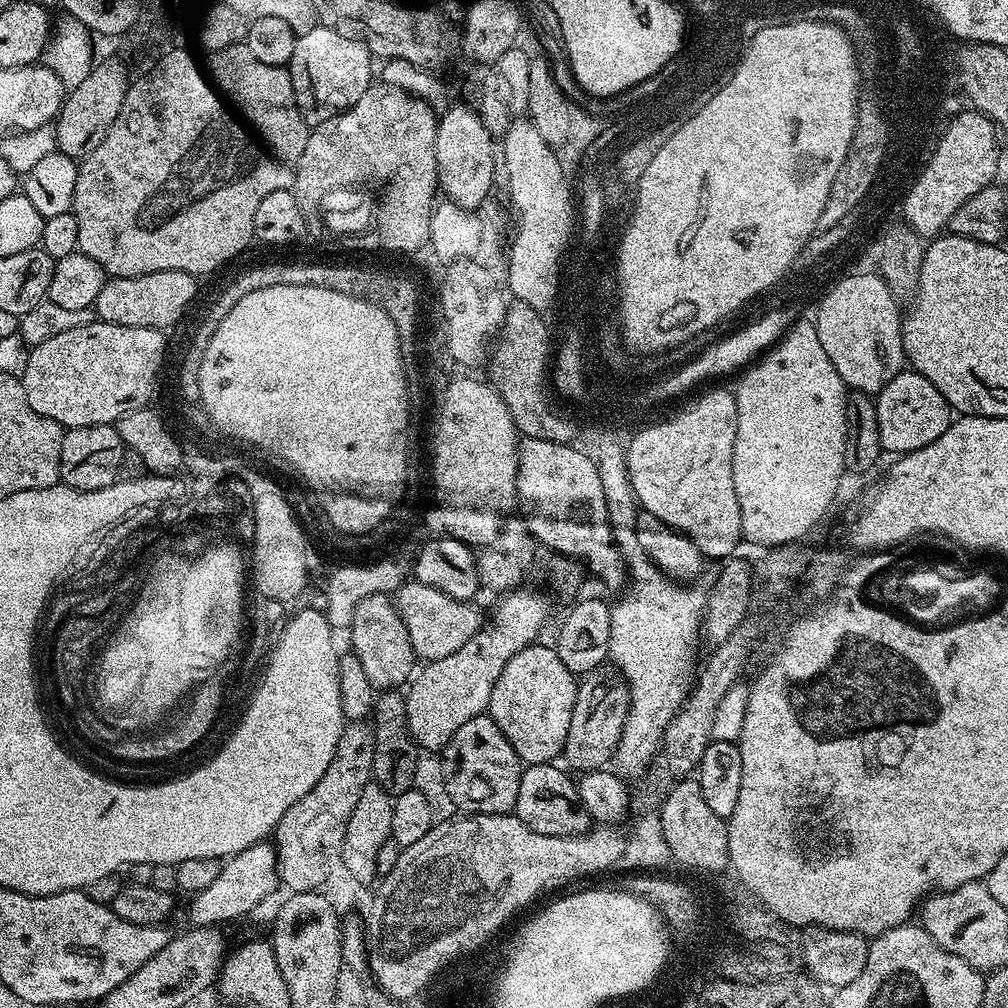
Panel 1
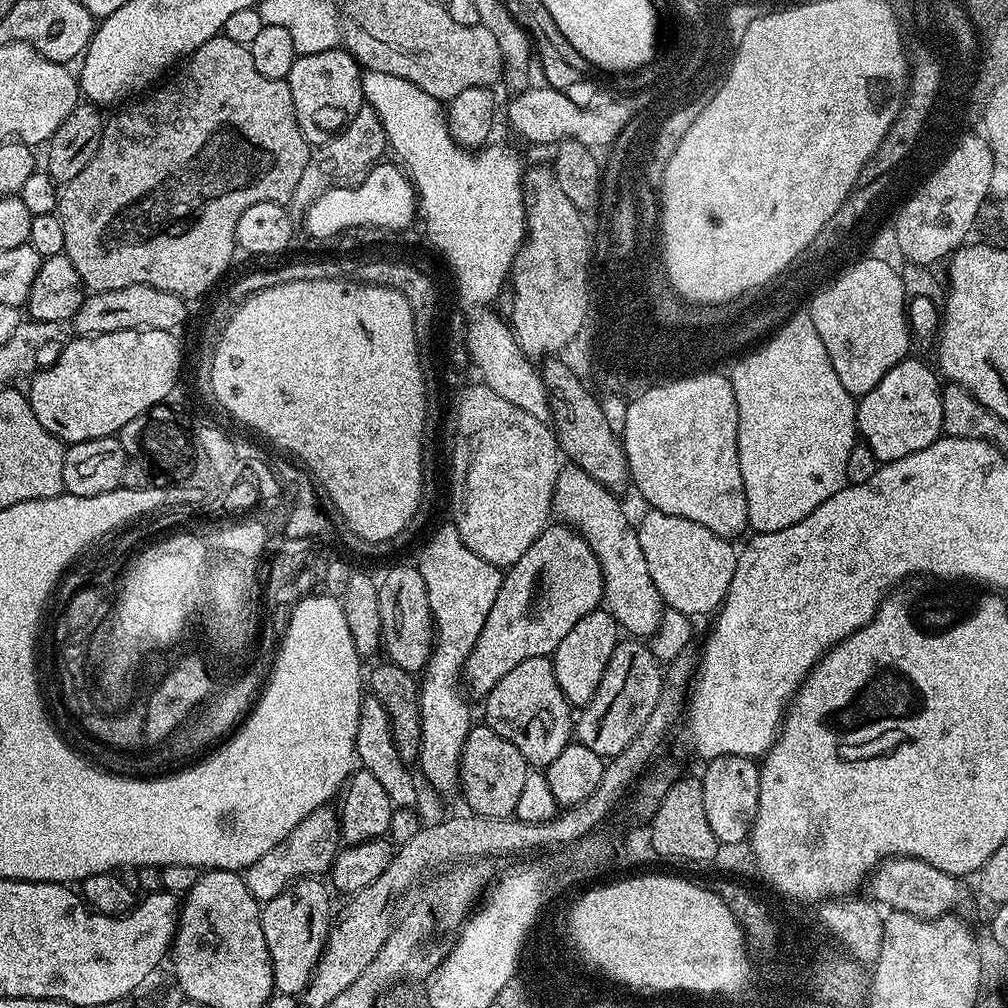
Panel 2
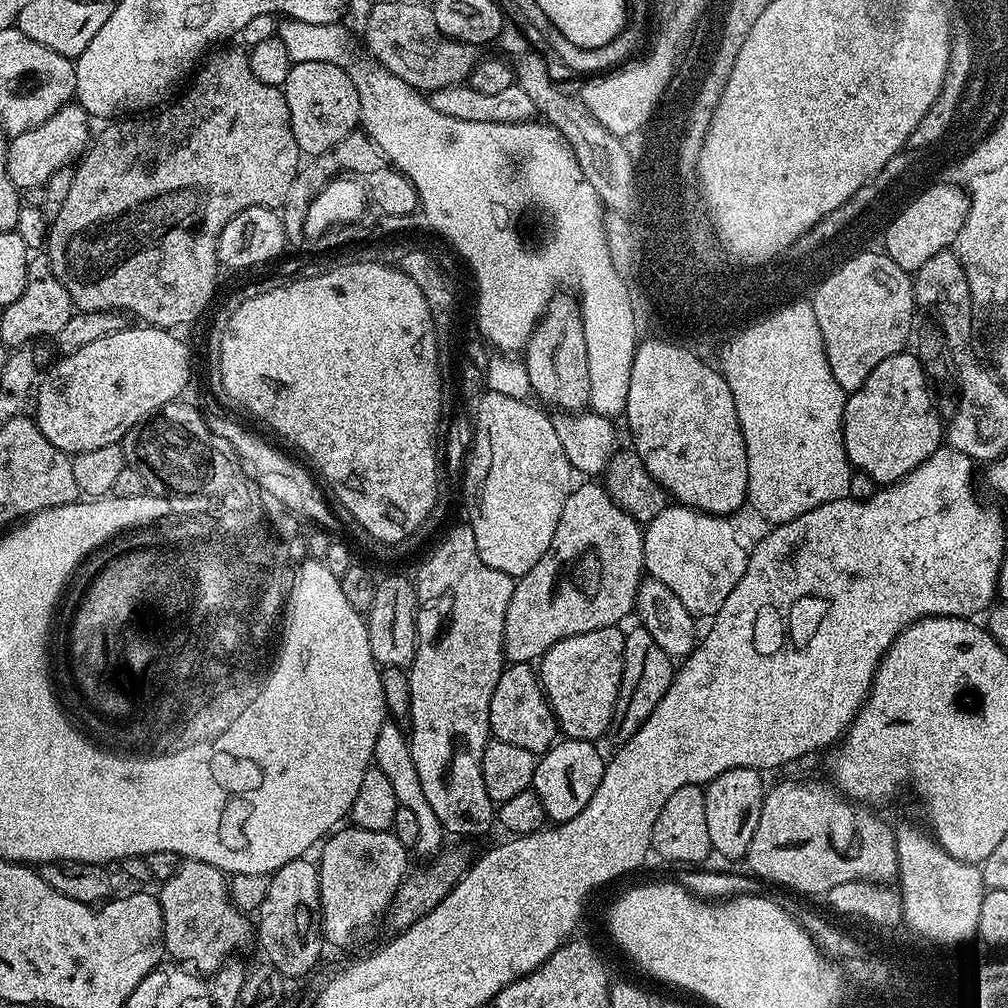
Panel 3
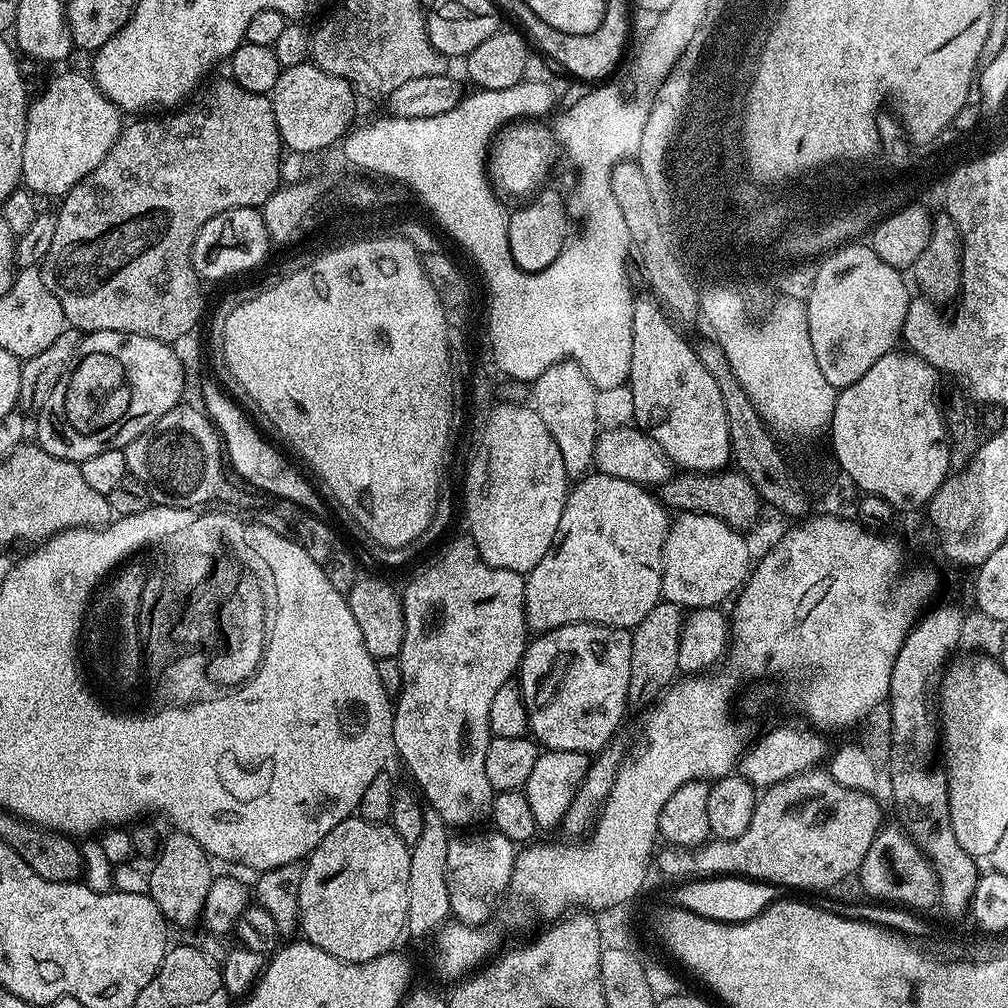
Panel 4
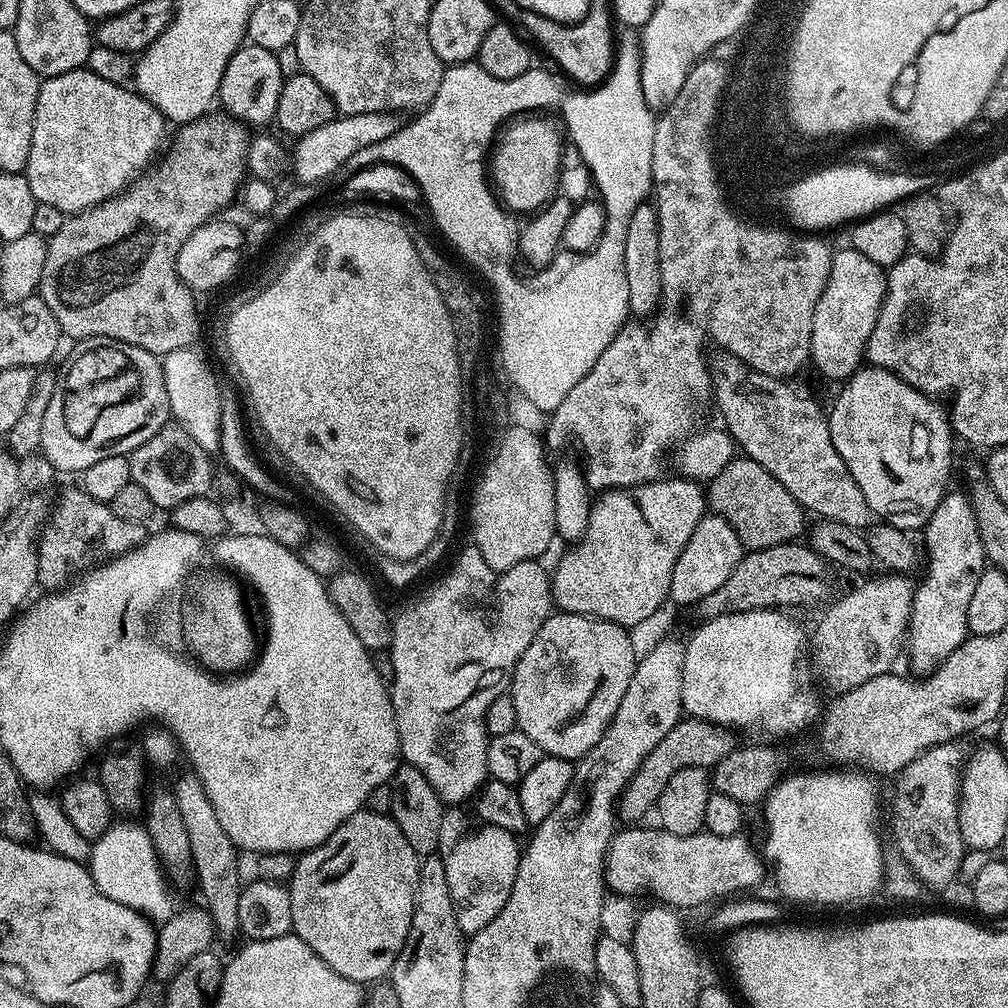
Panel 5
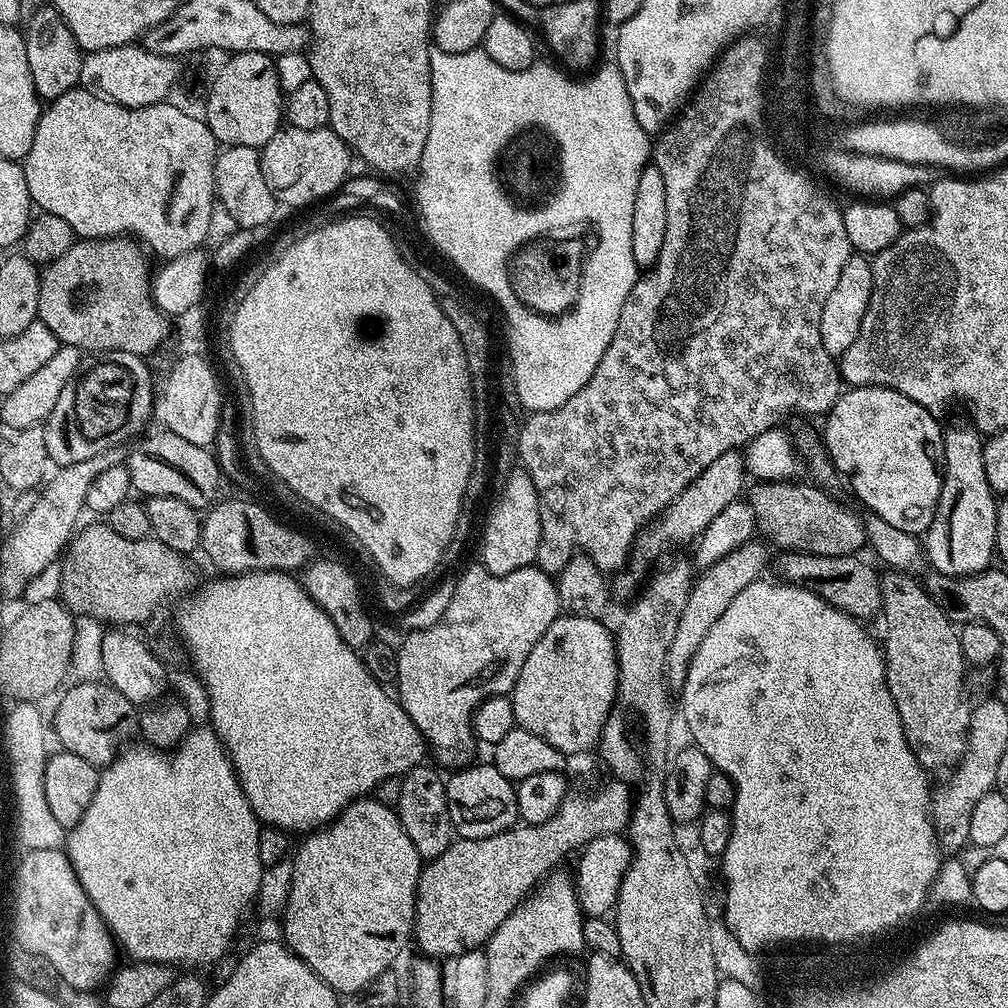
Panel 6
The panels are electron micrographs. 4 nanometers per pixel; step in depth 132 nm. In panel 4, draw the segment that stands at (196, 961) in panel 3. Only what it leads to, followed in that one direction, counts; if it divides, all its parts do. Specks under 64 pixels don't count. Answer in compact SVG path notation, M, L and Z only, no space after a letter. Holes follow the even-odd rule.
M175 830L169 831L169 833L168 837L165 835L160 841L160 852L151 861L152 869L150 867L147 869L147 895L151 896L154 903L162 910L164 919L168 921L169 925L197 923L202 914L202 906L206 902L206 894L209 893L212 885L213 861L208 853L204 851L204 848L198 846L198 842L194 838L190 838L190 834Z

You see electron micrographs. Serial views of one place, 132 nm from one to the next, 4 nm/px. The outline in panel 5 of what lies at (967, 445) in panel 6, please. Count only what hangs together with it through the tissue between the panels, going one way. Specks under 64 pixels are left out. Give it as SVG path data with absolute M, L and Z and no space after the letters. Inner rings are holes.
M955 490L949 491L940 500L940 505L934 510L932 517L928 519L928 523L924 525L922 529L922 535L924 535L924 544L922 540L922 548L928 551L928 573L924 576L924 581L921 584L915 585L912 593L912 613L908 619L908 635L906 637L906 660L908 656L908 664L916 672L916 674L931 674L936 671L938 666L942 666L942 662L946 662L946 658L950 658L950 654L954 654L954 650L958 650L958 646L962 646L962 642L967 640L970 633L968 631L968 623L966 622L966 613L970 606L970 597L974 594L974 589L978 587L978 578L982 578L984 569L986 567L986 557L984 553L983 544L979 538L979 530L976 528L974 510L971 508L971 502L969 497L962 491L955 492Z

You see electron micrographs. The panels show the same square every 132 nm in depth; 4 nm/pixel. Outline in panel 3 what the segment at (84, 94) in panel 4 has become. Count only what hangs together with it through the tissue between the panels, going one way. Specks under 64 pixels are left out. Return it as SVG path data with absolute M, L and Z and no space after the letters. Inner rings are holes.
M69 102L63 104L50 118L46 118L42 126L34 126L22 134L11 137L6 154L6 170L10 182L14 182L14 186L21 190L43 189L55 172L69 167L84 155L90 144L88 123L88 113L79 104Z

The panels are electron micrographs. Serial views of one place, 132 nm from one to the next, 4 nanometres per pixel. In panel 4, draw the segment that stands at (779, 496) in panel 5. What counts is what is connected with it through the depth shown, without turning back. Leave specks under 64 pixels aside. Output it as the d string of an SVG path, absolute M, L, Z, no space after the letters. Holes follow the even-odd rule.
M737 470L719 472L685 472L673 475L659 485L658 495L664 507L676 514L693 516L713 516L715 520L726 522L737 530L751 529L762 516L762 501L753 486ZM680 475L680 476L679 476ZM676 511L676 512L675 512Z

